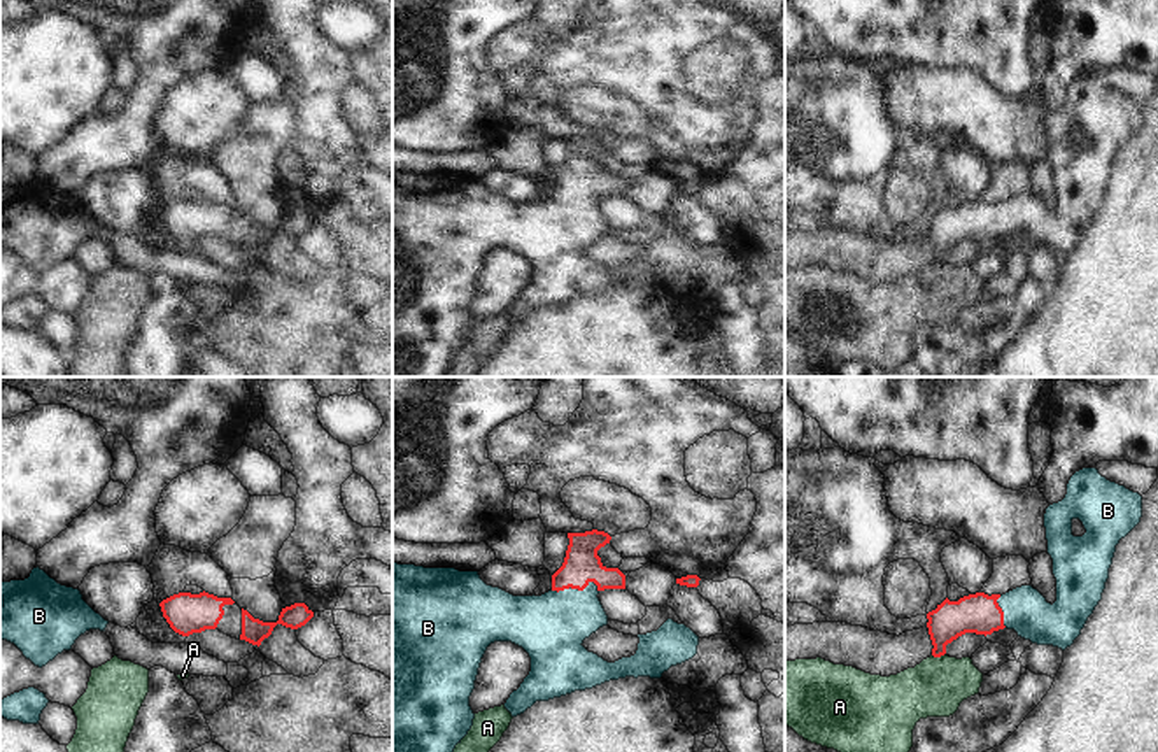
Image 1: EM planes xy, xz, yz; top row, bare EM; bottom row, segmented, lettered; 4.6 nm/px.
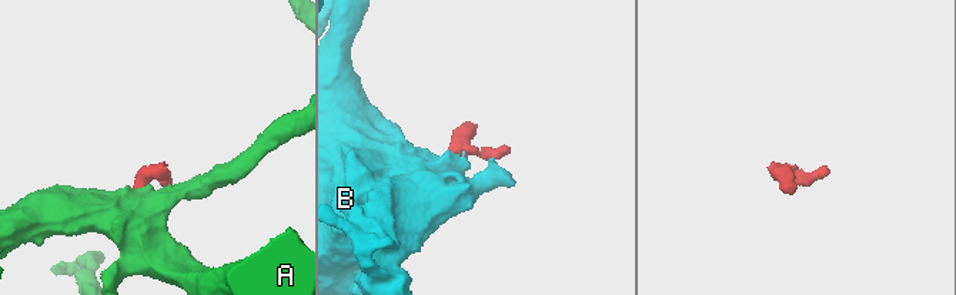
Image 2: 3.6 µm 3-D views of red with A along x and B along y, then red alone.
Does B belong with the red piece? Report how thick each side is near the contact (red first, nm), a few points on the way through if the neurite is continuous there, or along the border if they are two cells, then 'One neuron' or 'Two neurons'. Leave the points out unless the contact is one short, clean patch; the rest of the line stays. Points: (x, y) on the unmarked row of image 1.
Thickness 170 nm (red) against 320 nm. Path across: xz (582, 172), (582, 183), (575, 195), (573, 212), (550, 235). One neuron

